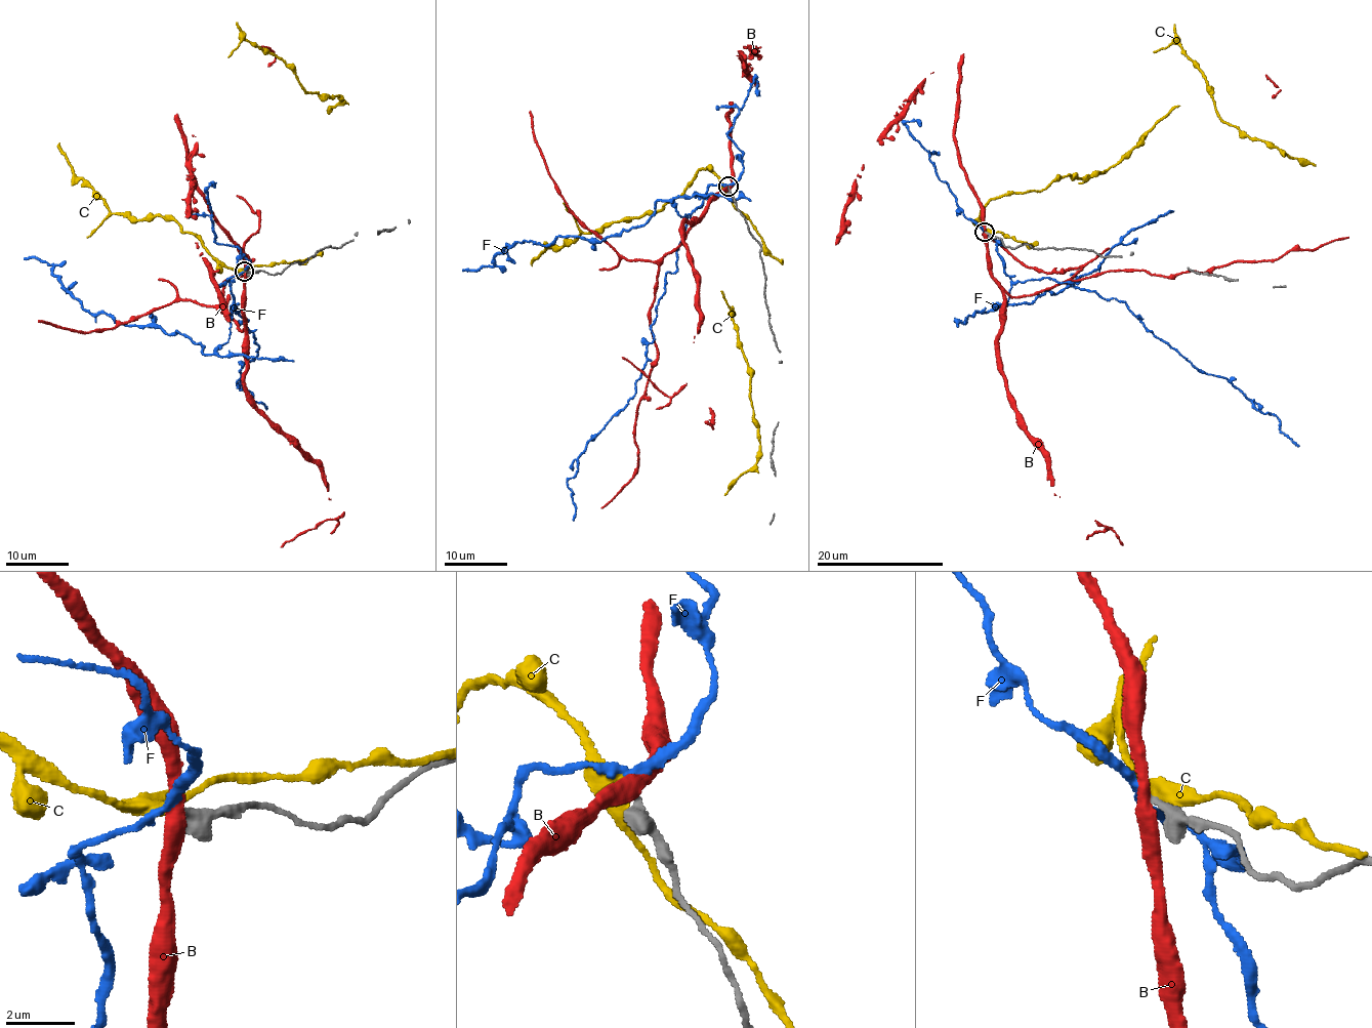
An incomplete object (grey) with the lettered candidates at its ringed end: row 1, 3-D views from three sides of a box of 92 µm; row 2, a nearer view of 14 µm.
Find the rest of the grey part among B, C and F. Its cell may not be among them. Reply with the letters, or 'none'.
none

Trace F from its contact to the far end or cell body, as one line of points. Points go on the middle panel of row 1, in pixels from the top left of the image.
F: (728, 187), (708, 189), (687, 218), (633, 397), (587, 443), (568, 481), (574, 521)

